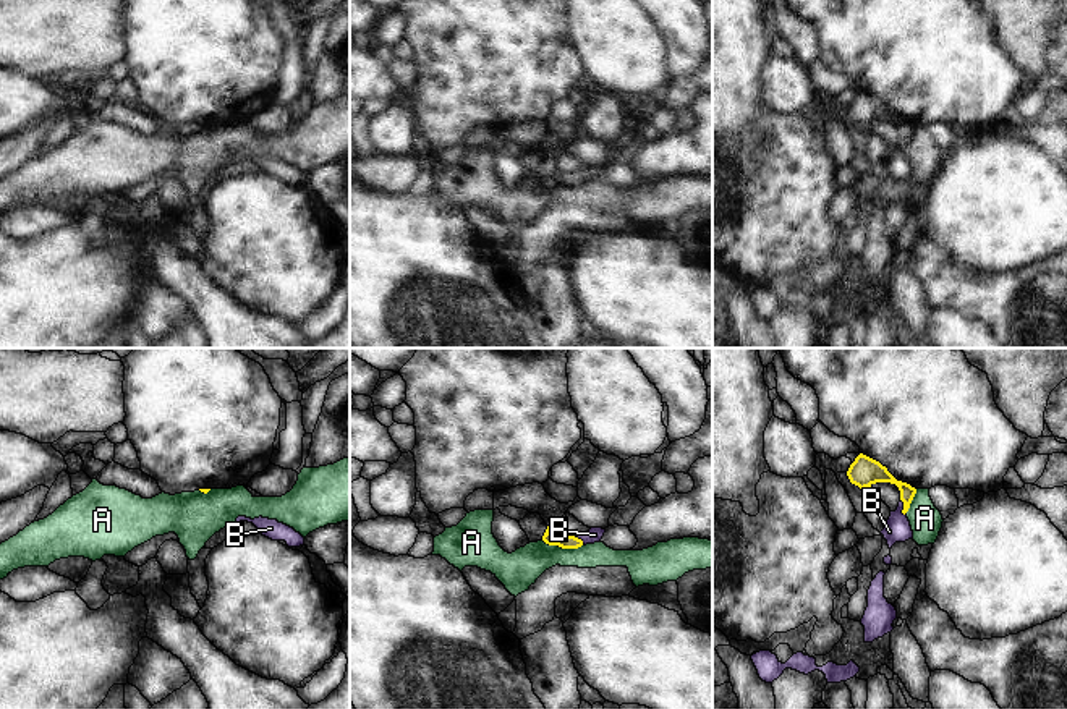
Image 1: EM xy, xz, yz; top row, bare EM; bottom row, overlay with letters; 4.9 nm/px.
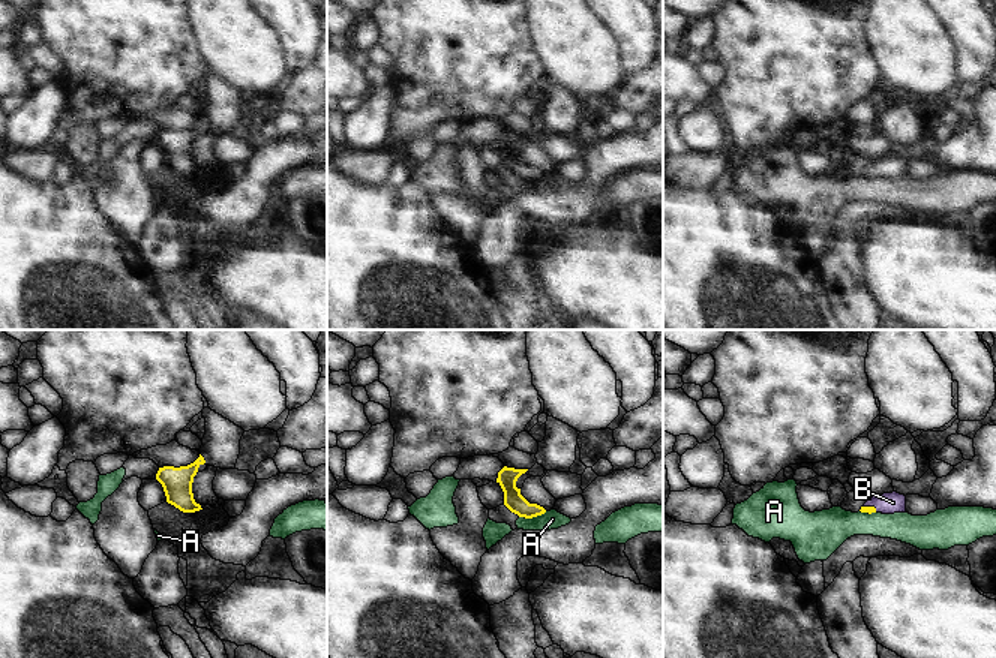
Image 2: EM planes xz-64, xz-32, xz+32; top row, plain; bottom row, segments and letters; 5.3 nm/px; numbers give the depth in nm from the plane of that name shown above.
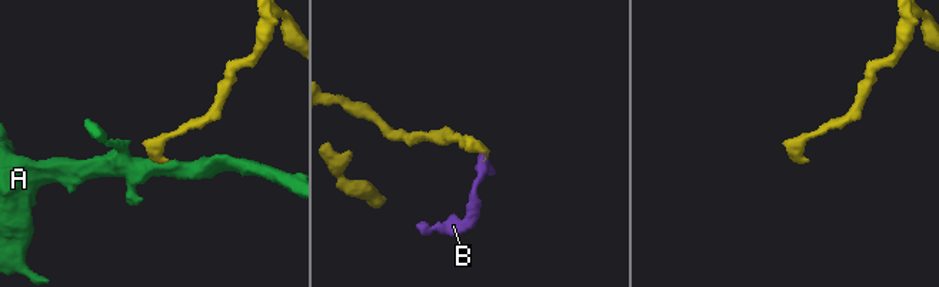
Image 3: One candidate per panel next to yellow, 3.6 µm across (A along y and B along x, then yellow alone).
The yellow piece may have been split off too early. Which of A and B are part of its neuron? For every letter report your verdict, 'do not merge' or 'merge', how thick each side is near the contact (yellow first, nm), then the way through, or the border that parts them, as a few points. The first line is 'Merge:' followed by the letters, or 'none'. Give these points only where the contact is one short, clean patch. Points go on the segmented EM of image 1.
Merge: B
A: do not merge; 60 nm thick on the yellow side, 190 nm on the other
B: merge; 130 nm thick on the yellow side, 130 nm on the other; runs through yz (868, 471), (896, 481), (904, 507), (897, 518), (897, 528)

